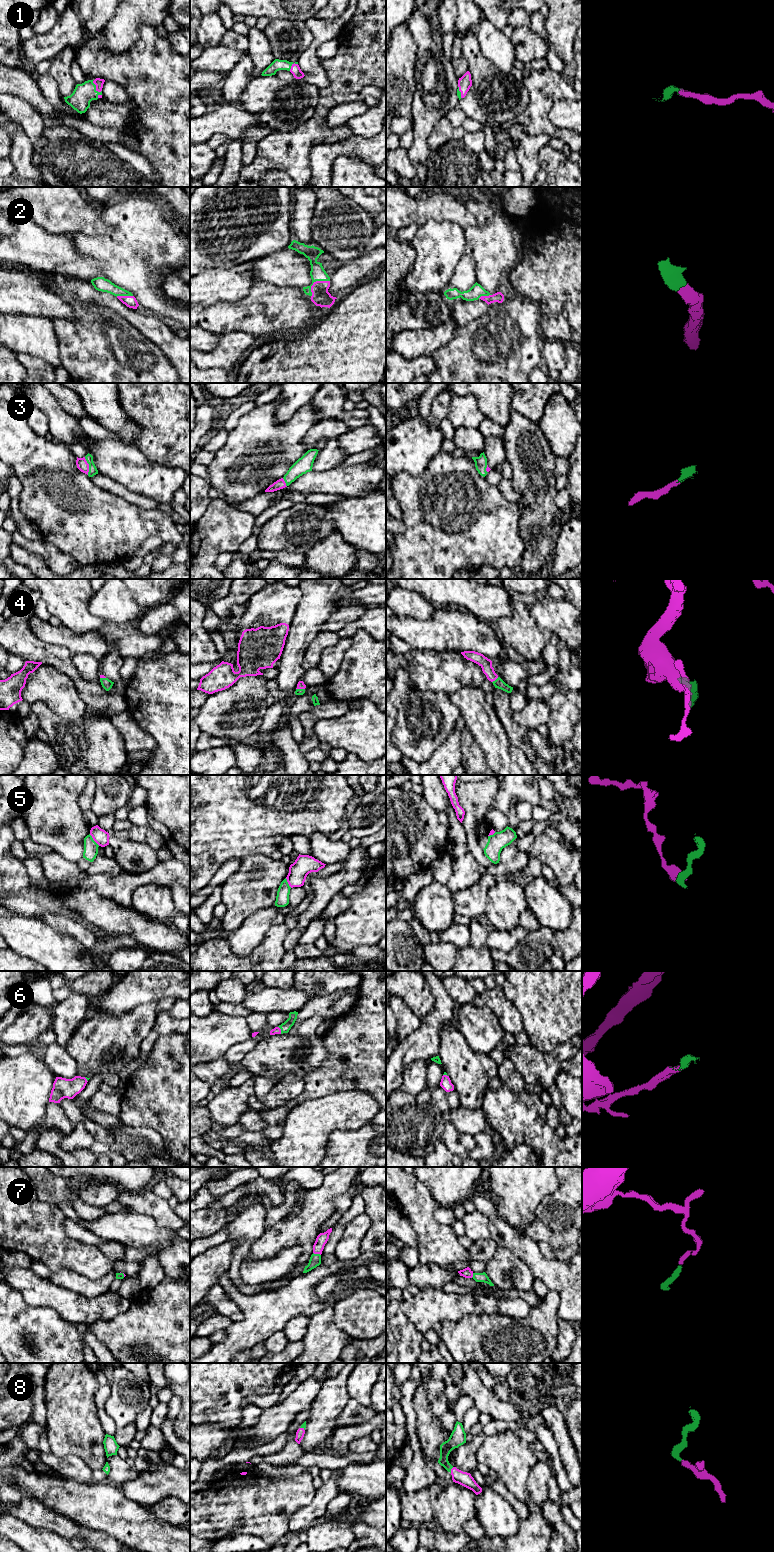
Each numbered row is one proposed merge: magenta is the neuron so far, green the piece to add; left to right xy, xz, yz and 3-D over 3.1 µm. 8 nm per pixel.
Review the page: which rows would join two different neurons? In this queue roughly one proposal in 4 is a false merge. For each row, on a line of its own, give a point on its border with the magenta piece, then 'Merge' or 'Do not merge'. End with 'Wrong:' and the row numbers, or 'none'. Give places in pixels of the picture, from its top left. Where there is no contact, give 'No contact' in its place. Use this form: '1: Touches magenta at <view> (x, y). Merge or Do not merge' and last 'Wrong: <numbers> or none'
1: Touches magenta at xy (96, 87). Merge
2: Touches magenta at xz (314, 282). Merge
3: Touches magenta at xy (88, 466). Merge
4: Touches magenta at yz (495, 679). Merge
5: Touches magenta at xy (94, 840). Do not merge
6: Touches magenta at xz (280, 1030). Merge
7: Touches magenta at xz (317, 1253). Merge
8: Touches magenta at yz (451, 1470). Merge
Wrong: 5

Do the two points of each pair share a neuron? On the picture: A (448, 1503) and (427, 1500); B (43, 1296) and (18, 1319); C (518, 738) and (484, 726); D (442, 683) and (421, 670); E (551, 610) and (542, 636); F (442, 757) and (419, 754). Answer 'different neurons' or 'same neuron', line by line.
A: different neurons
B: different neurons
C: different neurons
D: same neuron
E: different neurons
F: different neurons

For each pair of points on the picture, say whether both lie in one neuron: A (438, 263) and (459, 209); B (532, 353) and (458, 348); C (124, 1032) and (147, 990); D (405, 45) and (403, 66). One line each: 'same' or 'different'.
A: different
B: same
C: different
D: same

